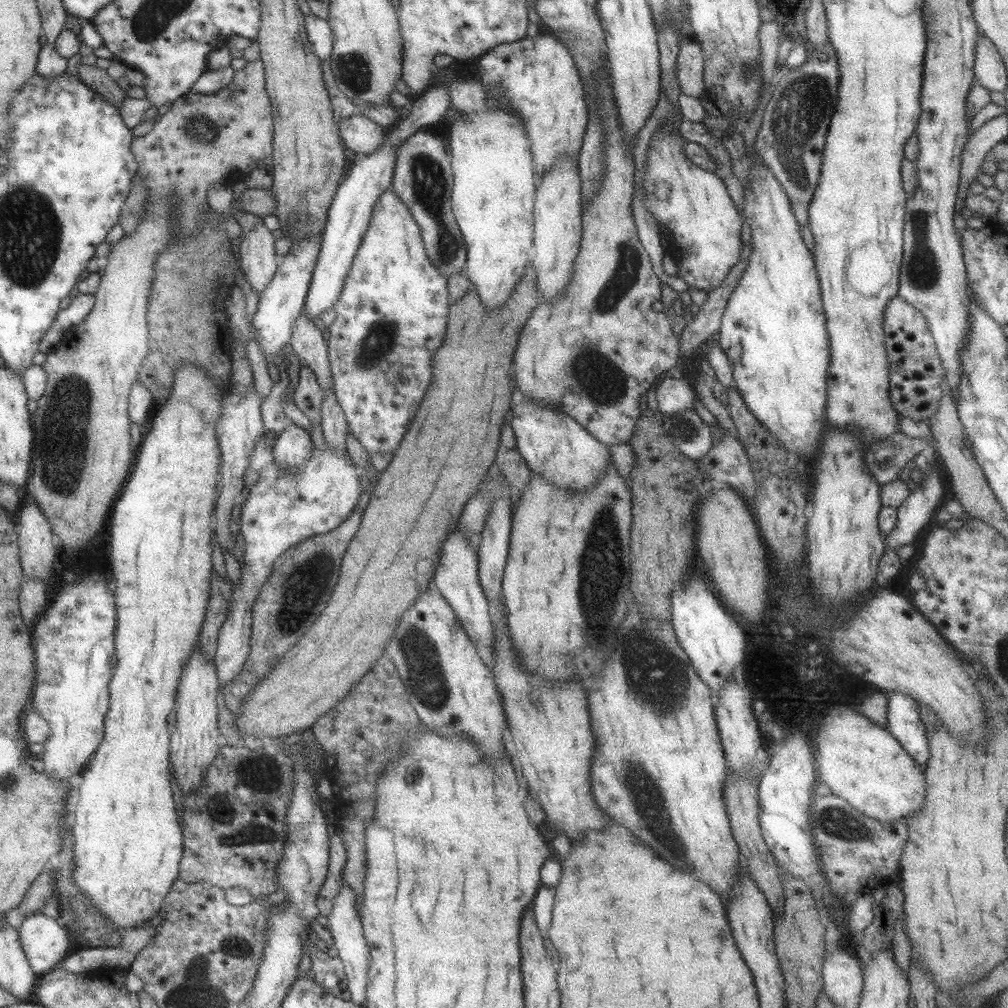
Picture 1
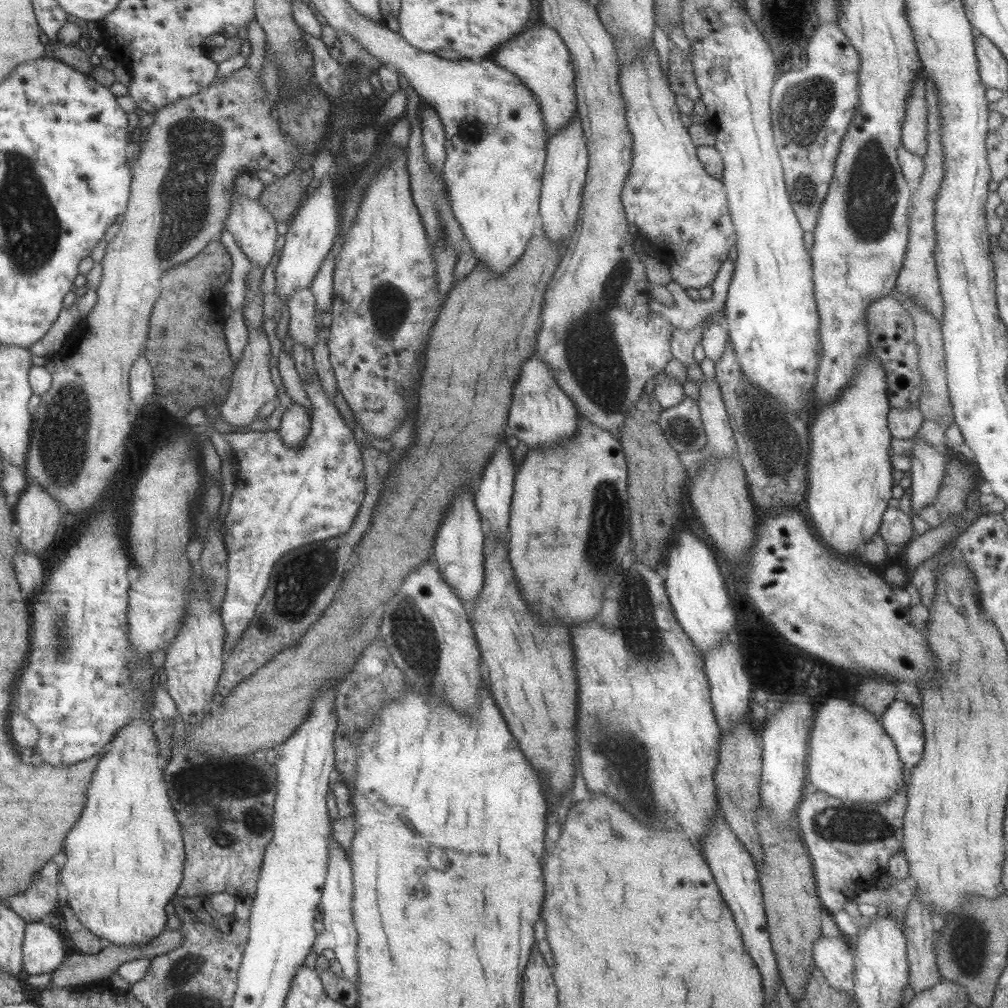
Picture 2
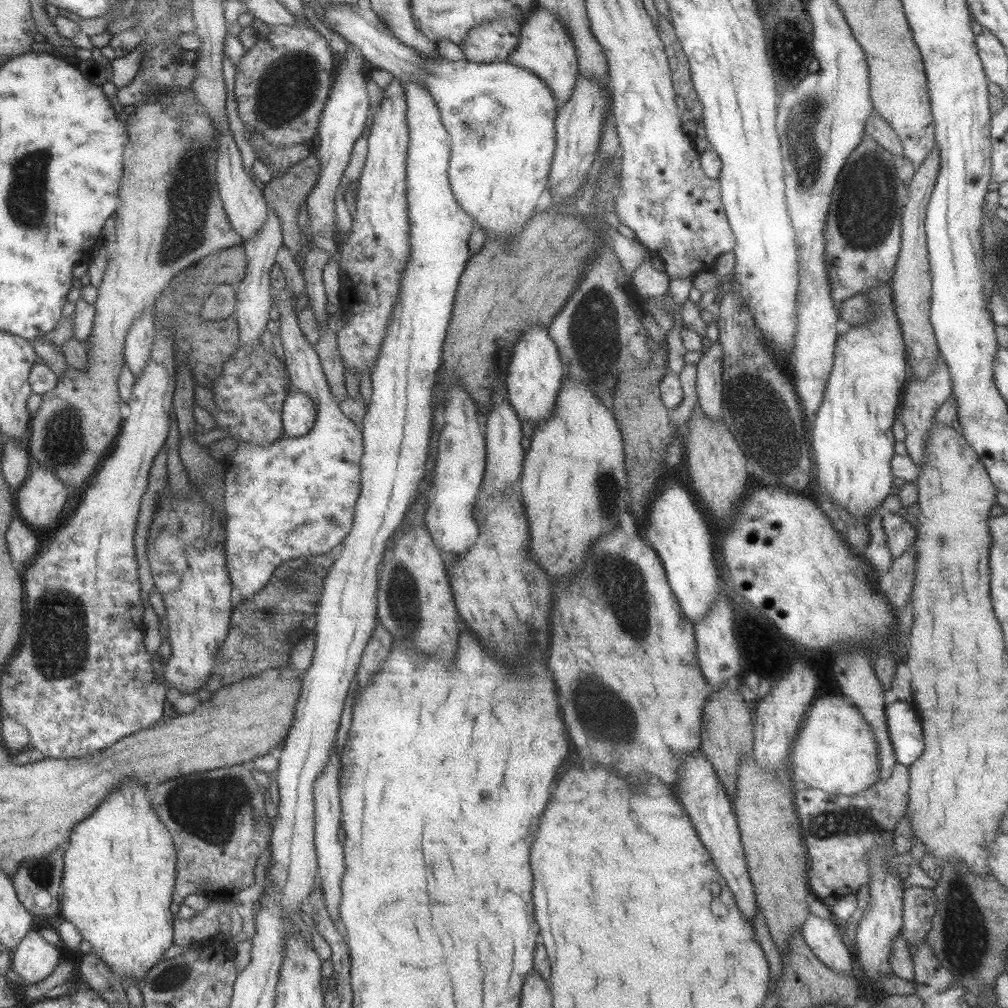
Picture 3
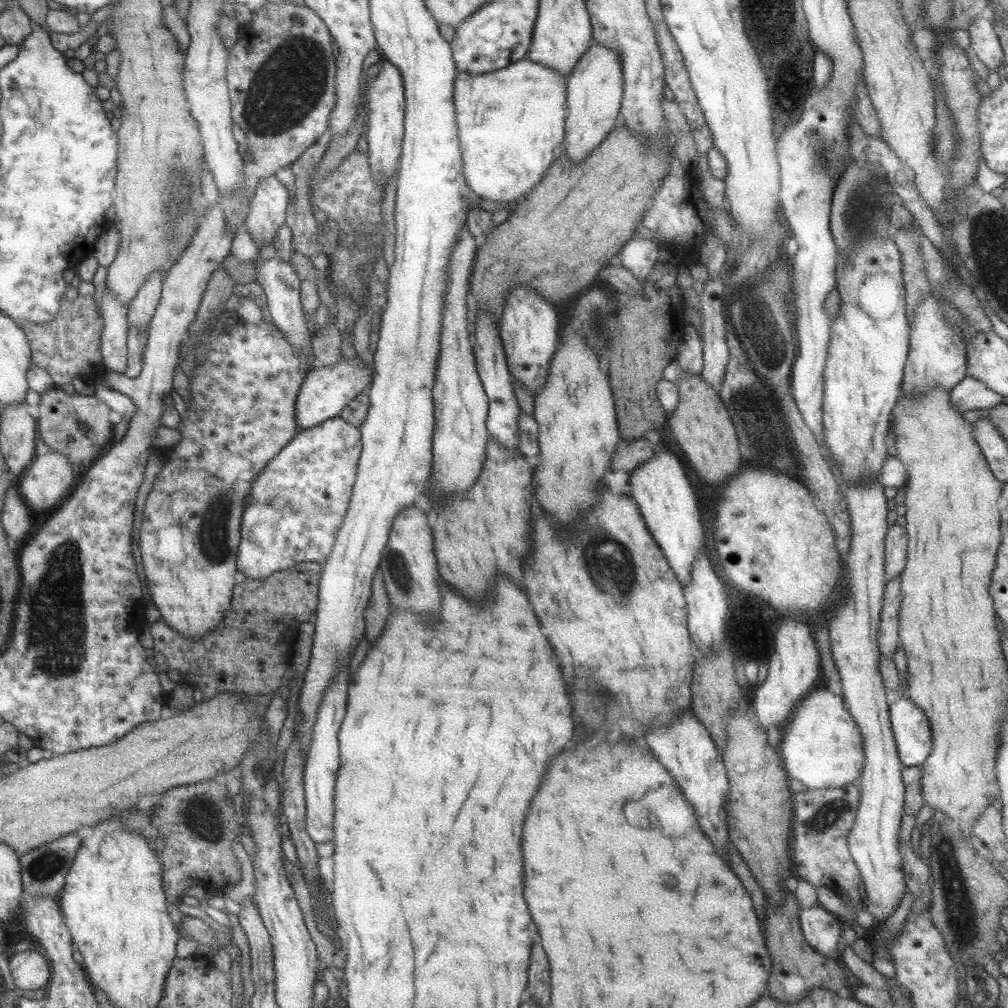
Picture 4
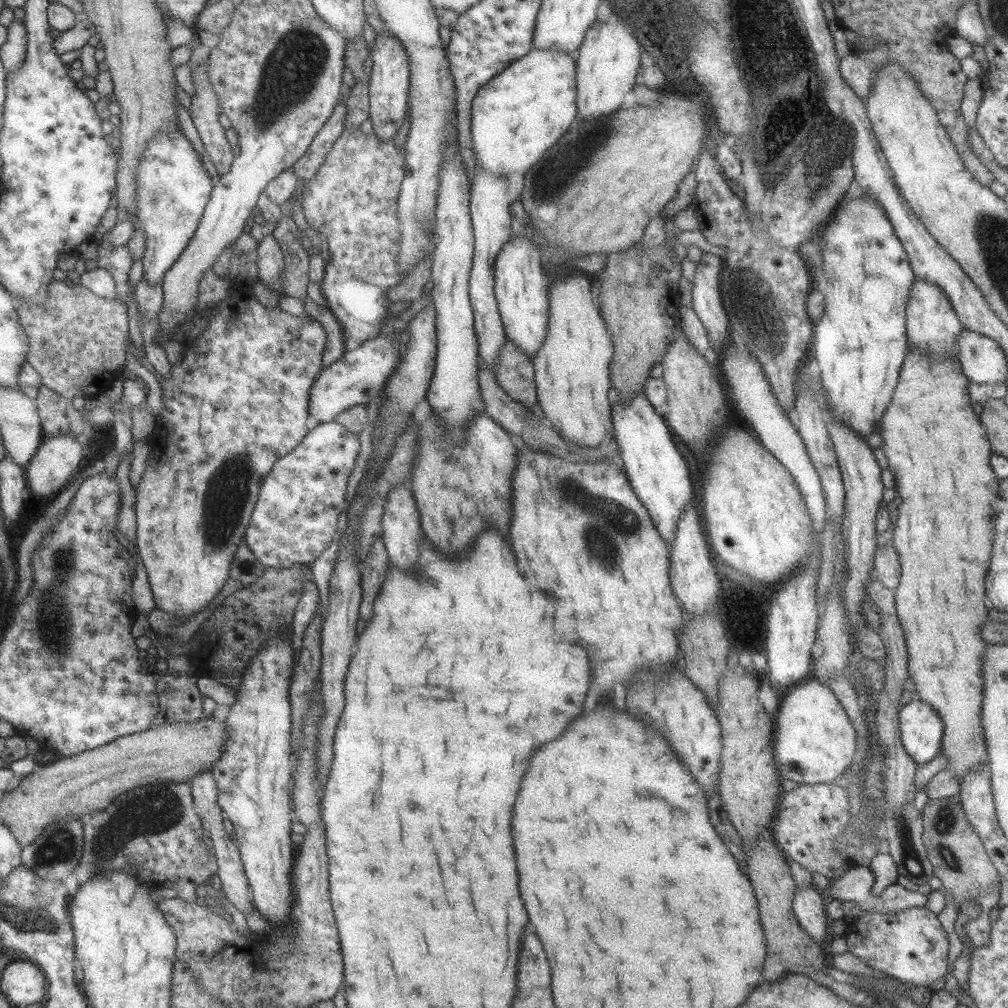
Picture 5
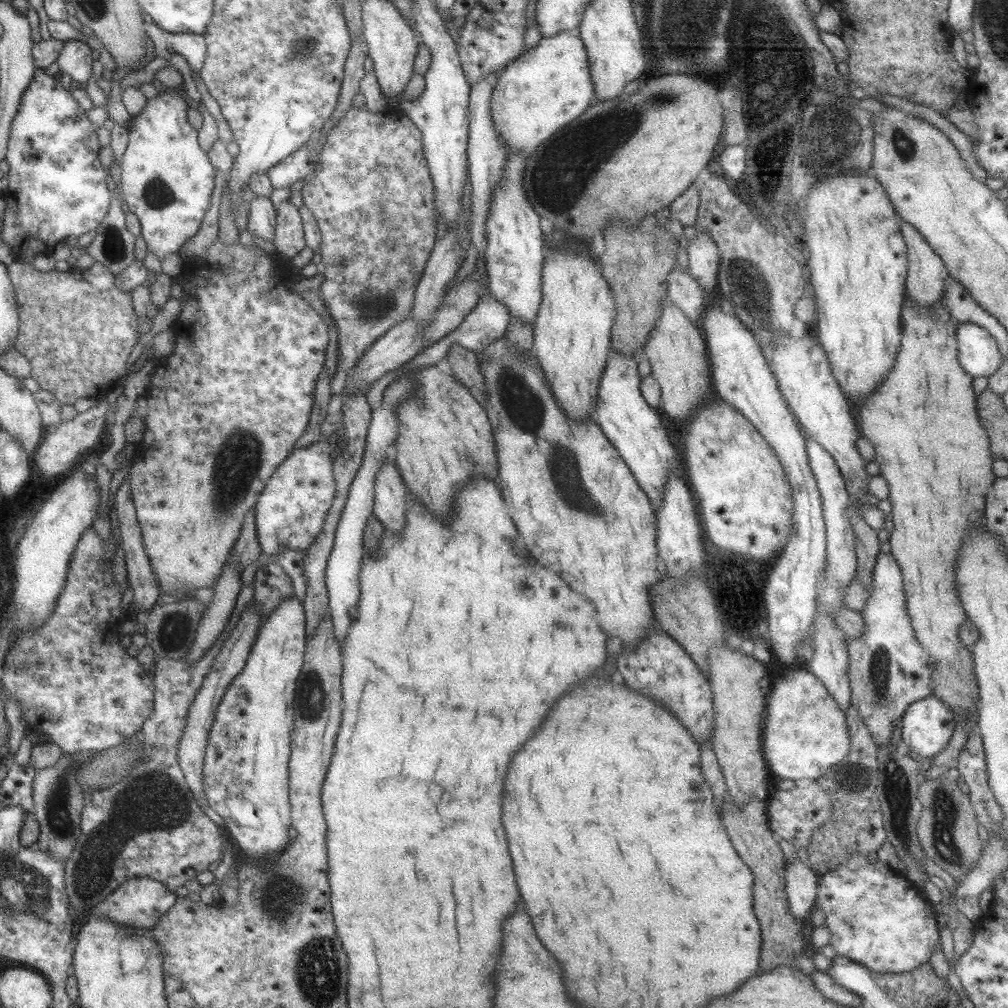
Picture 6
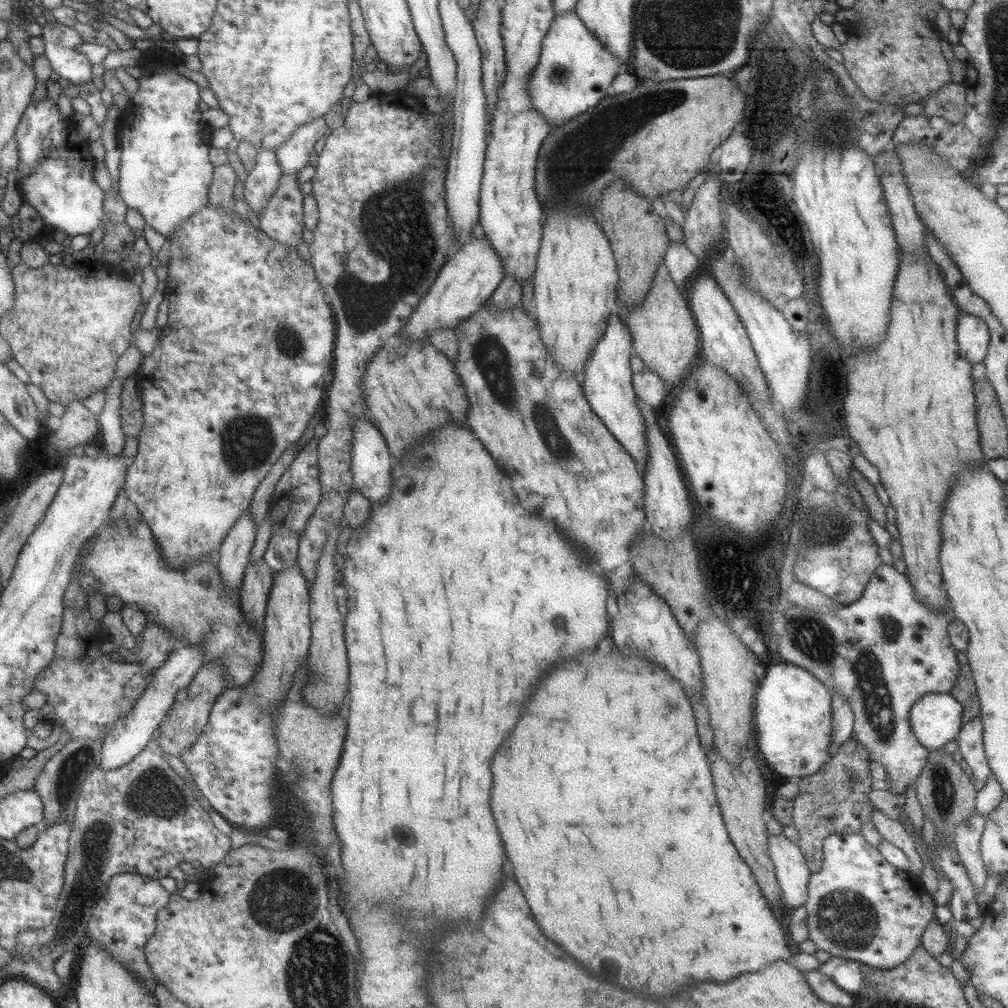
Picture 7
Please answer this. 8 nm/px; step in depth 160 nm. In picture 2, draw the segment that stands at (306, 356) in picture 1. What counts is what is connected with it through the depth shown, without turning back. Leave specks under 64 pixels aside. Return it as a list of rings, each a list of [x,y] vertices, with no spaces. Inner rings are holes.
[[[298,288],[286,302],[287,331],[294,342],[300,342],[313,352],[316,345],[316,304],[308,288]]]

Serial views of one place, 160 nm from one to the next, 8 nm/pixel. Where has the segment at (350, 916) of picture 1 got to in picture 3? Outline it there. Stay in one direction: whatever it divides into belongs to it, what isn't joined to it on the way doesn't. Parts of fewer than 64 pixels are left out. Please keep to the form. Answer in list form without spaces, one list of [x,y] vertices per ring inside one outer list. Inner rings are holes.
[[[334,743],[334,748],[332,748],[332,753],[330,754],[330,759],[327,761],[327,764],[325,765],[324,771],[314,780],[313,783],[313,800],[314,800],[314,845],[315,845],[315,852],[317,855],[317,860],[318,860],[318,878],[319,878],[319,884],[321,884],[321,893],[323,893],[323,902],[325,902],[325,911],[327,911],[327,915],[329,915],[329,919],[335,923],[335,925],[342,926],[341,918],[339,916],[339,902],[341,902],[341,888],[339,888],[339,884],[341,884],[341,877],[343,877],[344,873],[344,852],[342,849],[342,843],[339,842],[337,839],[337,830],[339,830],[339,825],[341,822],[342,814],[340,811],[340,796],[339,796],[339,791],[338,791],[338,779],[339,775],[338,770],[339,770],[339,761],[337,761],[337,755],[336,750],[335,750],[335,743]]]

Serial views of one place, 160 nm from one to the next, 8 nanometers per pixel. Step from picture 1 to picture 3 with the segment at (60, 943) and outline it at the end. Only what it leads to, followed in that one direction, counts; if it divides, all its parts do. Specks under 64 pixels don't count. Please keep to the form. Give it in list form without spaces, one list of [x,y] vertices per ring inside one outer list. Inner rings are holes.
[[[29,930],[11,954],[10,970],[29,984],[49,976],[66,952],[60,944],[47,944],[37,930]]]

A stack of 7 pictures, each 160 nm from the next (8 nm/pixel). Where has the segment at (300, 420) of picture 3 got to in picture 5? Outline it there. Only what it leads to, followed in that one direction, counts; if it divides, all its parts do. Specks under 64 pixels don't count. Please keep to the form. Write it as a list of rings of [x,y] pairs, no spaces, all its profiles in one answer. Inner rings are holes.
[[[392,332],[389,335],[379,334],[367,339],[354,350],[344,350],[335,362],[322,367],[314,378],[308,390],[307,413],[319,423],[331,422],[343,410],[377,401],[378,392],[384,388],[387,378],[392,374],[401,356],[397,345],[395,332]]]

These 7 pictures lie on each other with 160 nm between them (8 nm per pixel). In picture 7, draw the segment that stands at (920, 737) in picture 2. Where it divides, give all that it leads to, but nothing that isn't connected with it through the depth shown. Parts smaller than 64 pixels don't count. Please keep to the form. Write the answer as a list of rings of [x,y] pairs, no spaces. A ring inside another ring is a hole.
[[[929,693],[918,698],[909,709],[909,722],[914,737],[928,751],[942,748],[946,742],[954,740],[962,727],[961,704],[947,693]]]

